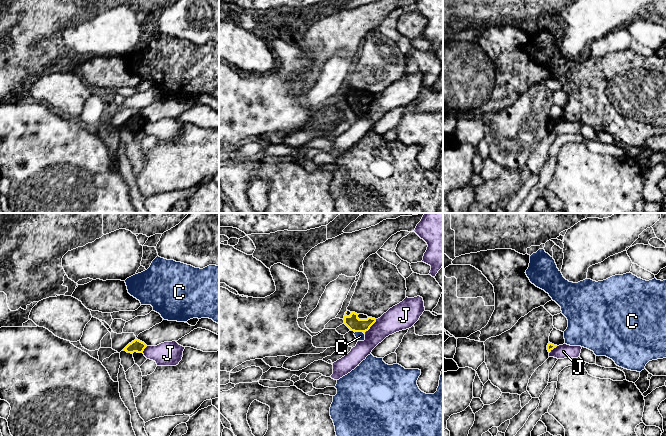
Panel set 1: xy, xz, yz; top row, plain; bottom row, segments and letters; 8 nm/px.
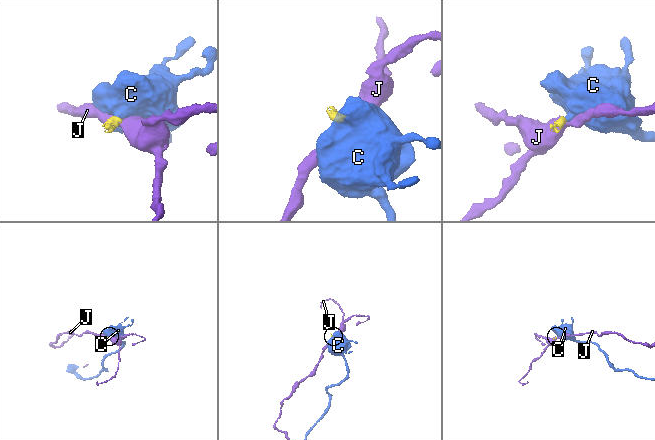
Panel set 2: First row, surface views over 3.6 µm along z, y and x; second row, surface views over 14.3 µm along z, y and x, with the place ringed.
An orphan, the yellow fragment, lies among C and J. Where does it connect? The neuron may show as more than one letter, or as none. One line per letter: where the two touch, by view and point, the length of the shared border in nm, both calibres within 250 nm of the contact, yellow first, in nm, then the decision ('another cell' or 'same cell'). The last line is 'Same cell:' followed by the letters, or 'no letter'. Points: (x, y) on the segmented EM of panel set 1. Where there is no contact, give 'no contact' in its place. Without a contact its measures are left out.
C: xz (359, 331) | 70 nm | 120/80 nm | same cell
J: xz (371, 325) | 160 nm | 120/220 nm | another cell
Same cell: C

